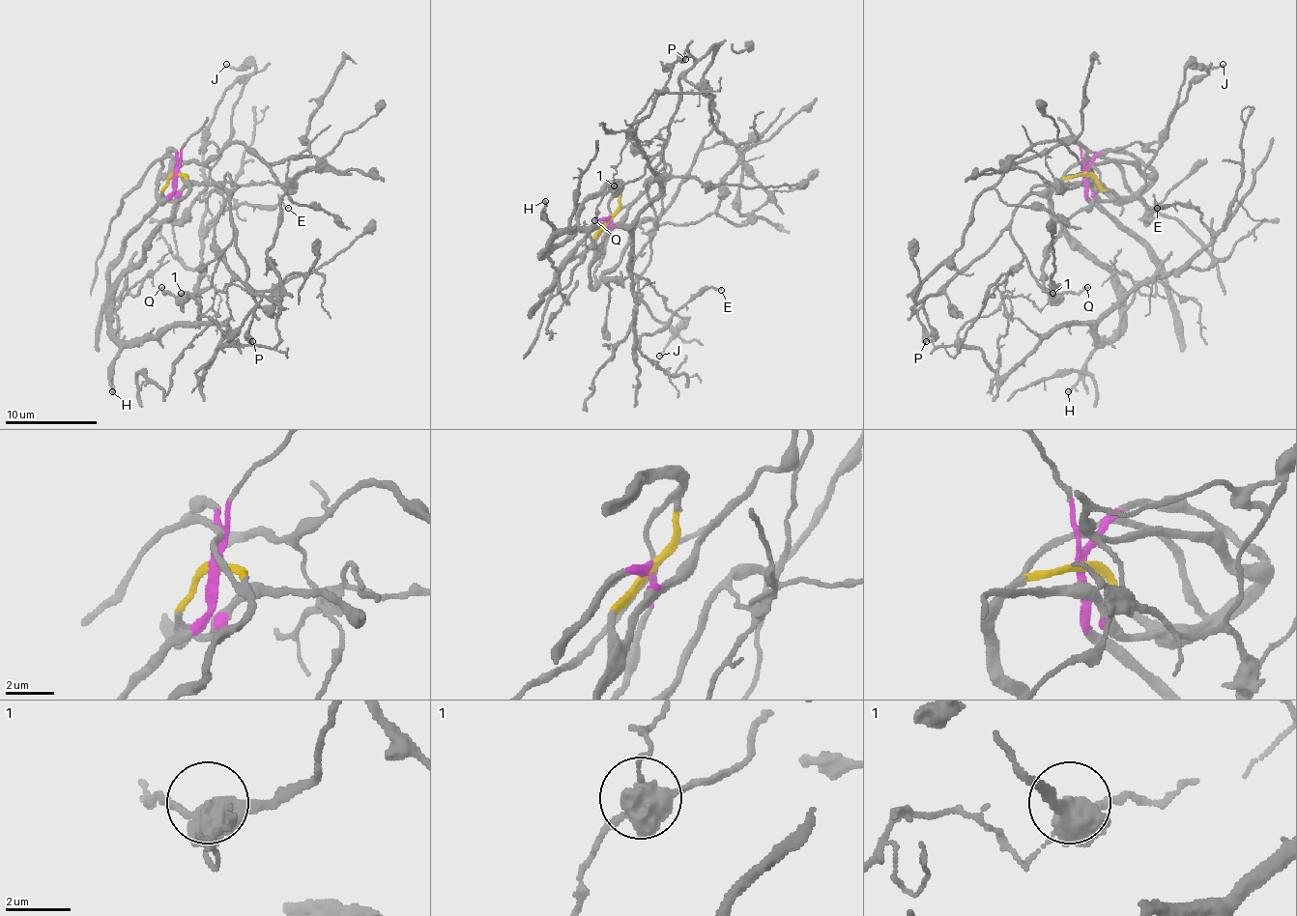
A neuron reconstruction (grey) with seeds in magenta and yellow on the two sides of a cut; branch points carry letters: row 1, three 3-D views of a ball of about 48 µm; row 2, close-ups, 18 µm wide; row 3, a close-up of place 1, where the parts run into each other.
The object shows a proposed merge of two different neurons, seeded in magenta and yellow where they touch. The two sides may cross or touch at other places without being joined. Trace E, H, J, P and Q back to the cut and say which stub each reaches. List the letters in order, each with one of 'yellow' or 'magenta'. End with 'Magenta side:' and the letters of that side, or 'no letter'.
E: yellow
H: yellow
J: magenta
P: magenta
Q: magenta
Magenta side: J, P, Q

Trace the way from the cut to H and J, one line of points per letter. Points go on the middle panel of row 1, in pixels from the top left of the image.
H: (608, 218), (621, 186), (608, 185), (583, 205), (578, 226), (543, 253), (553, 226), (543, 214), (546, 200)
J: (608, 216), (619, 218), (653, 180), (663, 183), (661, 218), (633, 267), (688, 320), (658, 357)

